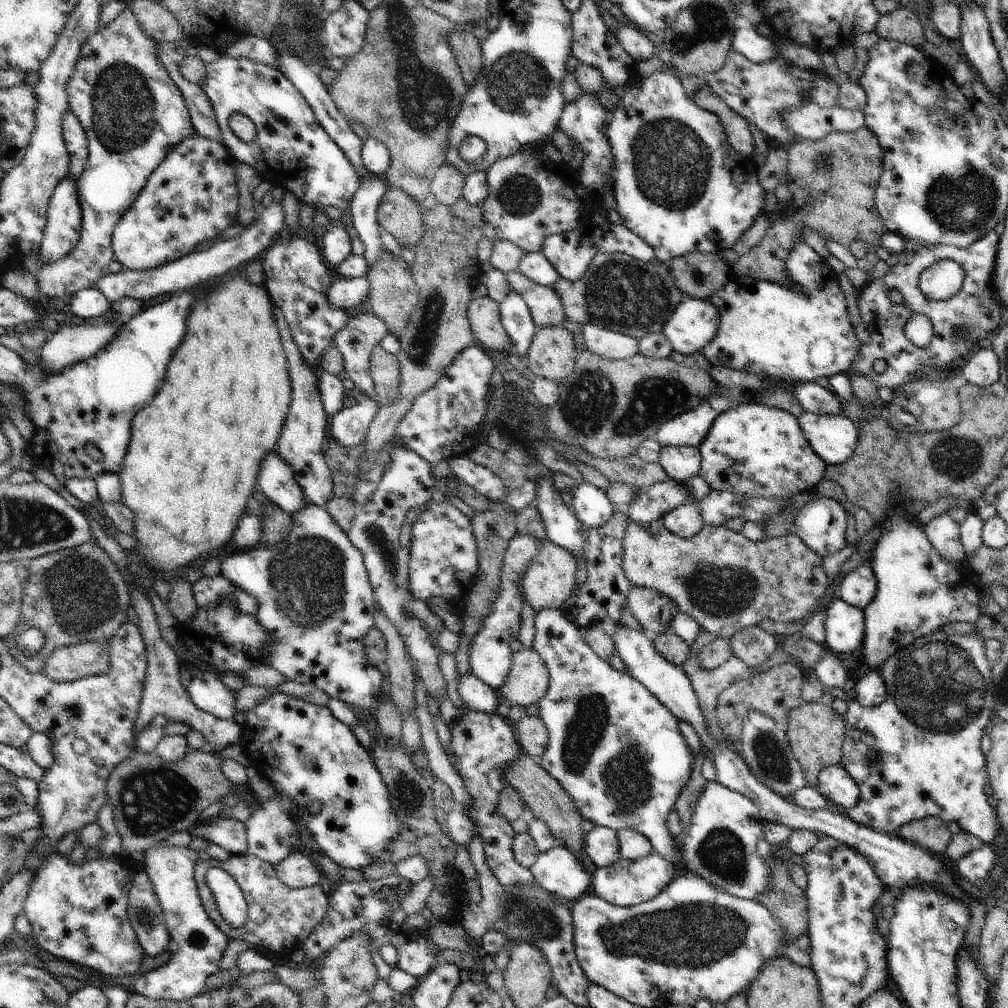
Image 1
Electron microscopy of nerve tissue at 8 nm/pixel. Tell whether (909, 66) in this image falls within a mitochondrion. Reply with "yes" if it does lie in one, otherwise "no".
no

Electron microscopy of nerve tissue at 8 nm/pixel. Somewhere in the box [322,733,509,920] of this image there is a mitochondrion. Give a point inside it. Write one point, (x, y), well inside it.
(409, 799)

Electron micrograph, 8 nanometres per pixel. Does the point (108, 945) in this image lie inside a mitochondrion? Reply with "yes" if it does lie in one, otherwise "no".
no

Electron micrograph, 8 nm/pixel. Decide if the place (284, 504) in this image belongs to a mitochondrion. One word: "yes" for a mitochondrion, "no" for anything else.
no

